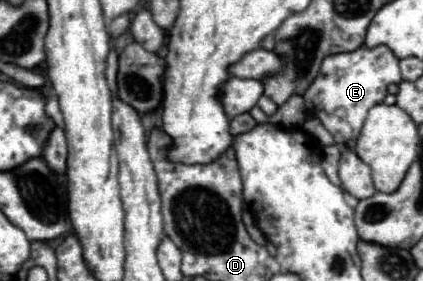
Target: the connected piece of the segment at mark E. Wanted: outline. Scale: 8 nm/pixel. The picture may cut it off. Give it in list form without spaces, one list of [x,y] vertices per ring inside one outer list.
[[[365,45],[353,53],[337,53],[325,57],[317,79],[305,91],[303,99],[313,107],[315,115],[323,121],[323,125],[333,133],[339,145],[345,145],[349,139],[355,139],[363,127],[367,111],[383,103],[387,95],[389,83],[401,83],[399,59],[385,45],[367,49]]]

